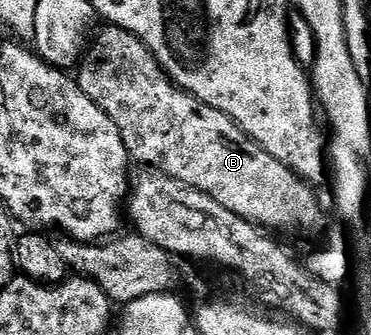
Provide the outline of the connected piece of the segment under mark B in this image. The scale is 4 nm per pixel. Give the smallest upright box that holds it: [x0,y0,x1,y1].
[76,24,322,231]

